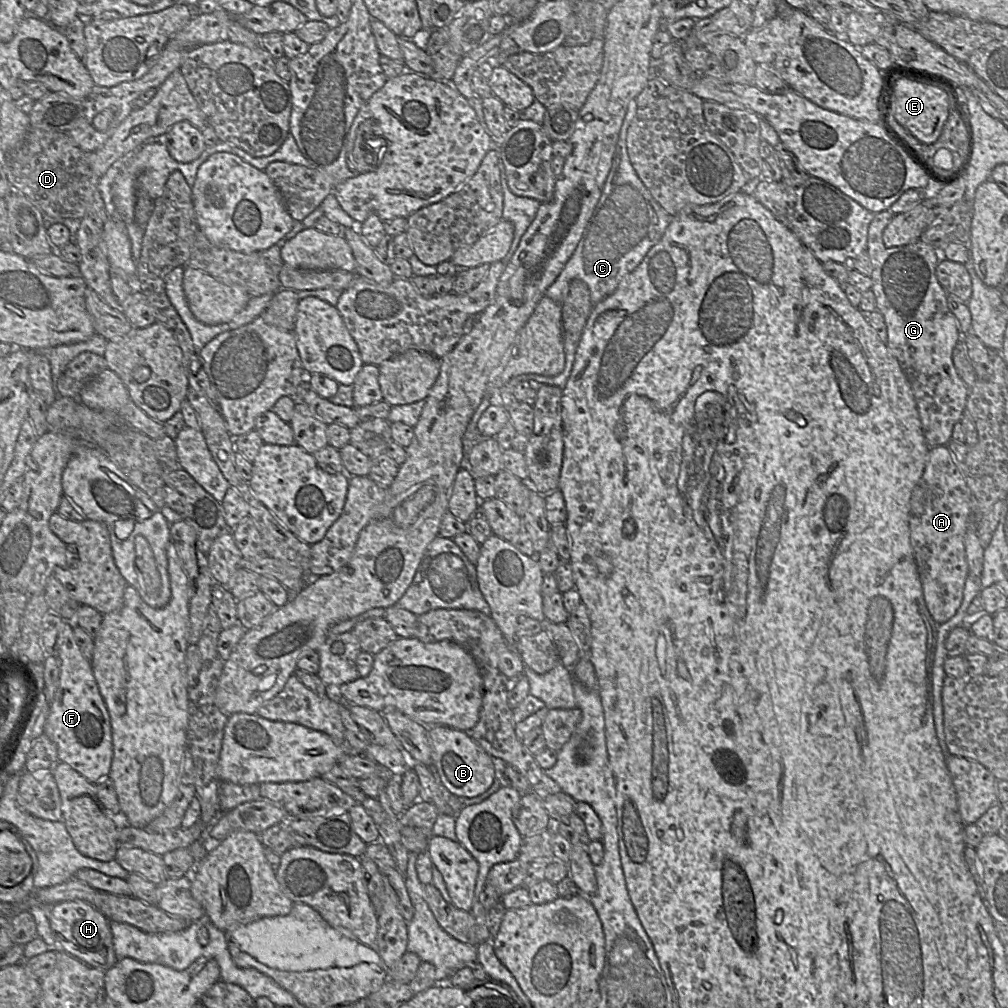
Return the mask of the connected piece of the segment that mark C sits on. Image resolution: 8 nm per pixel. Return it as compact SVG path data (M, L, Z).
M633 100L628 105L612 166L595 212L574 253L556 281L546 291L546 296L558 304L564 300L569 282L573 279L580 279L587 285L592 305L611 295L621 280L631 273L648 251L660 241L673 218L653 198L629 159L625 141L636 109L637 105Z

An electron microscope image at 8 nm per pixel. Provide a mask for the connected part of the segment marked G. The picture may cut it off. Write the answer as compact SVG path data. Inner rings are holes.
M884 210L876 213L868 228L867 250L872 265L872 291L876 297L877 310L885 319L888 332L887 347L898 360L903 372L910 382L916 402L924 437L931 447L946 446L952 440L952 432L956 423L964 414L969 388L959 376L952 358L953 349L964 334L959 323L948 306L948 294L936 276L936 266L941 260L948 260L938 250L921 239L905 246L886 247L882 234L891 222L894 214Z

